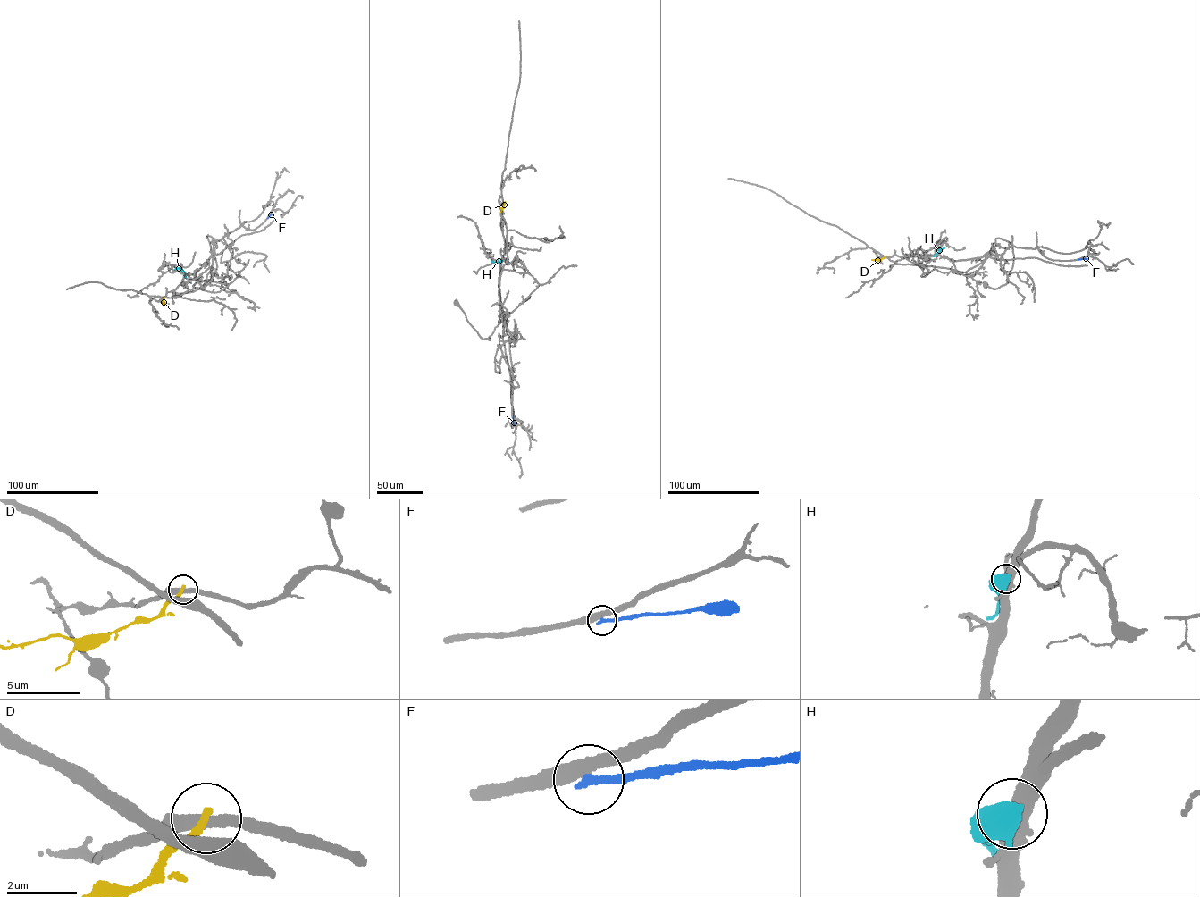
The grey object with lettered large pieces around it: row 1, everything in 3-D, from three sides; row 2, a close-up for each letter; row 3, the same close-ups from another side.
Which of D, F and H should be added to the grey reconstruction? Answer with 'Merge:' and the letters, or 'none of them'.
Merge: none of them

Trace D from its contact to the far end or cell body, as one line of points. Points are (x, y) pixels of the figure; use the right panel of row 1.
D: (885, 256), (871, 259)

